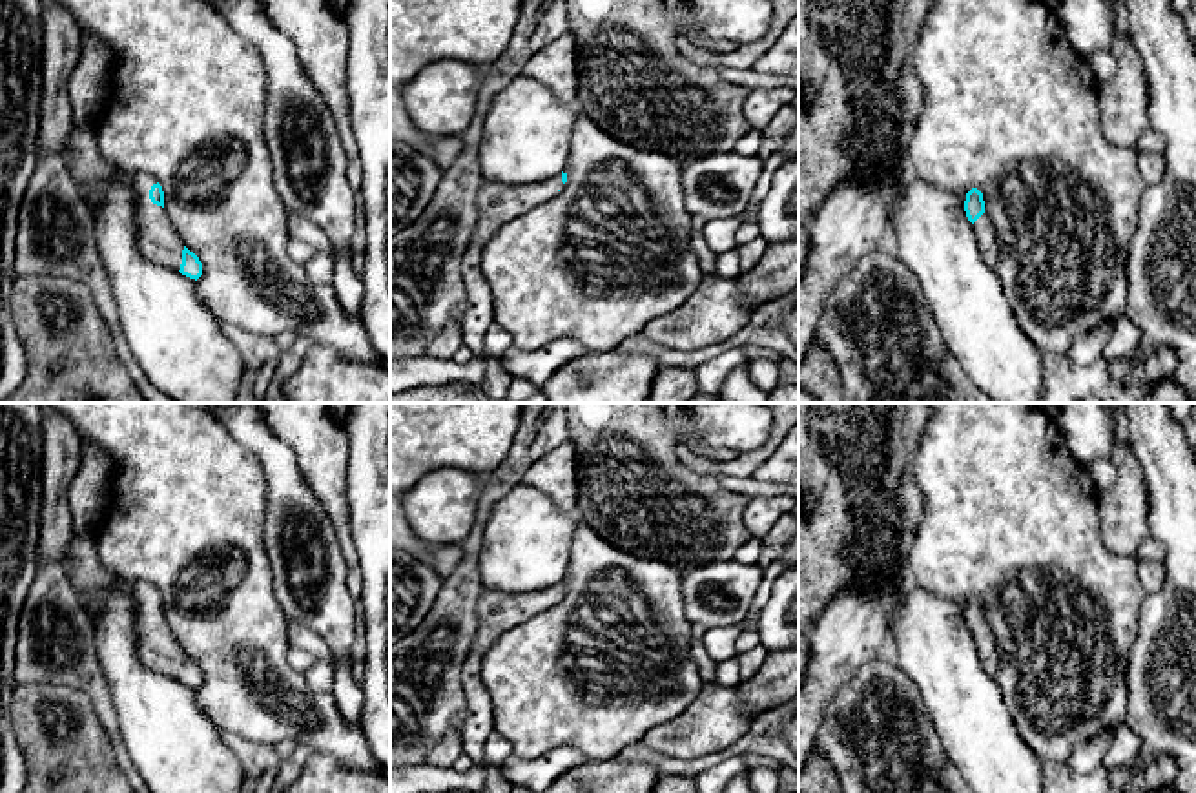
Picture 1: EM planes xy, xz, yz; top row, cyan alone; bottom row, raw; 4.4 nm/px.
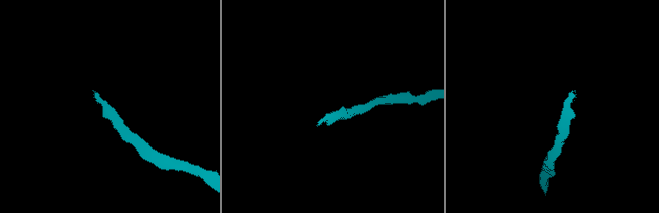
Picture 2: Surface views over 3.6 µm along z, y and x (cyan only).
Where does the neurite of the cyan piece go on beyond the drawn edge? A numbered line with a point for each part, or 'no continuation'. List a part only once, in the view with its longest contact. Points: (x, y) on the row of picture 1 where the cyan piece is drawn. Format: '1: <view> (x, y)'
1: xy (157, 239)

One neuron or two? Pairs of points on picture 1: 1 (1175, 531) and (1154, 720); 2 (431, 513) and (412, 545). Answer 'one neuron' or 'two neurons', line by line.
1: one neuron
2: two neurons

